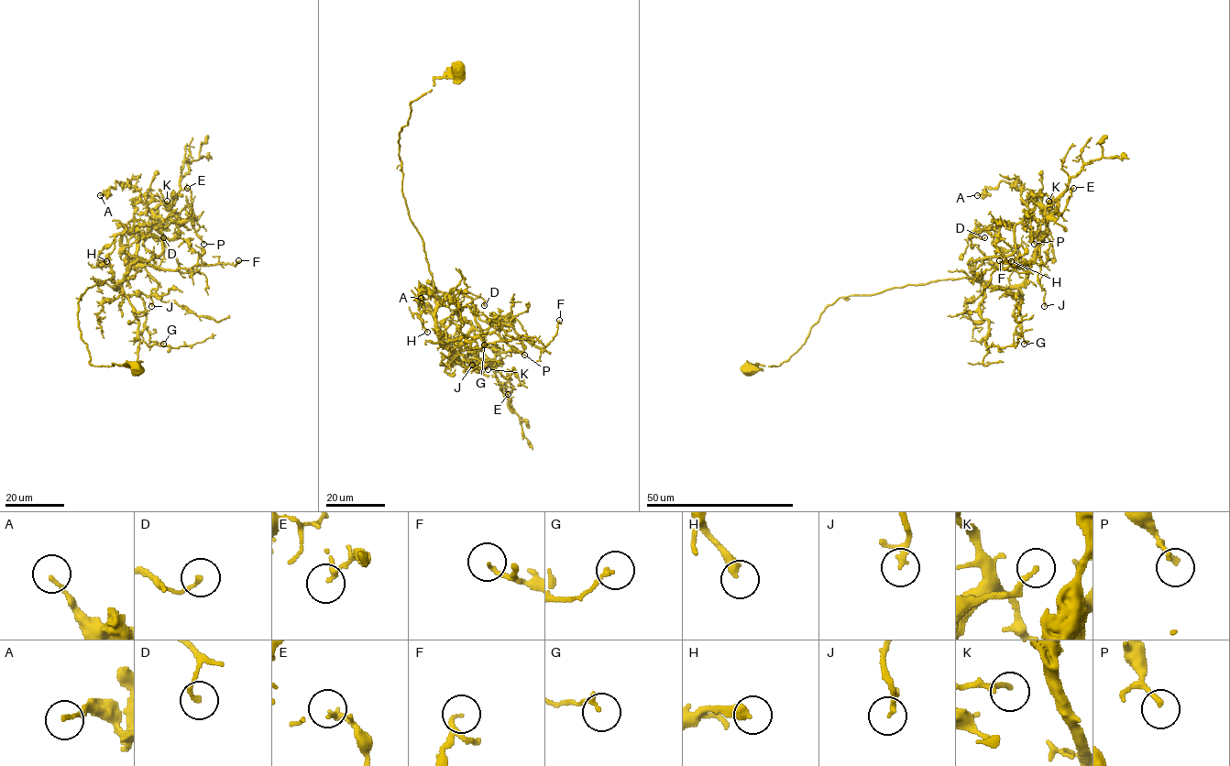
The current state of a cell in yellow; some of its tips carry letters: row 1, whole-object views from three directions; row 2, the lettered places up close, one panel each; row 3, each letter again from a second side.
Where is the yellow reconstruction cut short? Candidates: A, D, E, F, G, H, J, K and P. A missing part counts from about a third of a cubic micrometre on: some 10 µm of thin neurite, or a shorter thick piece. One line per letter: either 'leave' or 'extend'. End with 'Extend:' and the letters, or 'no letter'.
A: leave
D: leave
E: leave
F: leave
G: leave
H: leave
J: leave
K: leave
P: leave
Extend: no letter

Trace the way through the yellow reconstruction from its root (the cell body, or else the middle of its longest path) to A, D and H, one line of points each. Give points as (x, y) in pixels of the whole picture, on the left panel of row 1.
A: (137, 369), (90, 363), (78, 300), (158, 257), (162, 220), (128, 182), (100, 195)
D: (137, 369), (90, 363), (78, 300), (123, 280), (136, 229), (163, 237)
H: (137, 369), (93, 365), (81, 337), (78, 300), (123, 280), (136, 229), (104, 246), (106, 261)

